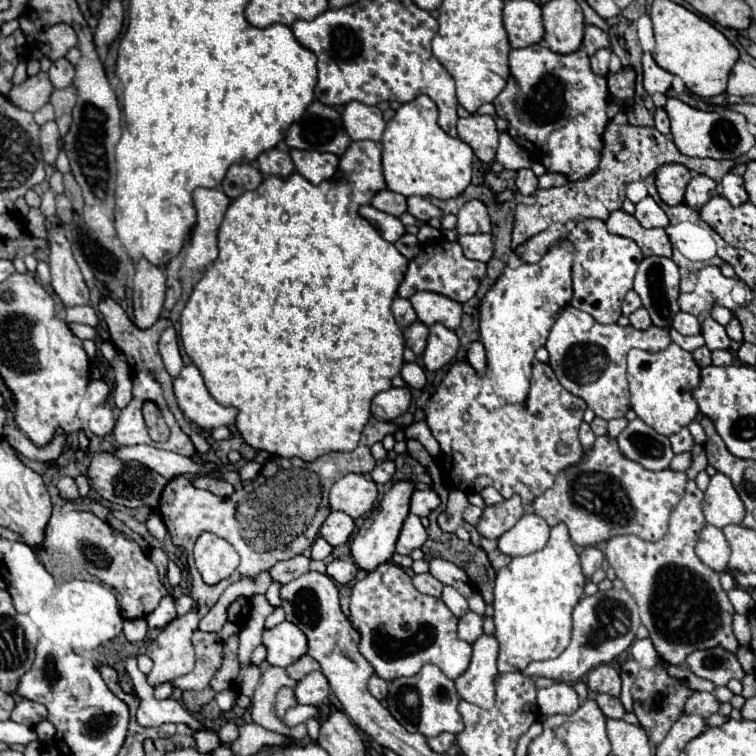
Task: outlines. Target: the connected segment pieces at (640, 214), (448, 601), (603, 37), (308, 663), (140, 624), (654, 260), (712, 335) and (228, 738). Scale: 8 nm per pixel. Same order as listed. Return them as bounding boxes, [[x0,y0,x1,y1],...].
[[635,196,669,228],[441,586,469,618],[583,26,609,56],[287,656,319,680],[123,618,147,642],[635,256,679,328],[703,316,731,350],[219,724,239,744]]

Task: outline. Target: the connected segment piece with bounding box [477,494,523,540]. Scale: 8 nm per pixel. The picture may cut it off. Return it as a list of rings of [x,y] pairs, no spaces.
[[[515,494],[509,500],[503,500],[495,506],[487,506],[483,510],[483,516],[477,524],[477,532],[485,538],[497,540],[499,536],[503,536],[519,518],[523,516],[523,504],[521,498]]]

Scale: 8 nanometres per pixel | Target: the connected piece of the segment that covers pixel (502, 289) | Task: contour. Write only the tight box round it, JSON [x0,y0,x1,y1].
[479,242,573,402]

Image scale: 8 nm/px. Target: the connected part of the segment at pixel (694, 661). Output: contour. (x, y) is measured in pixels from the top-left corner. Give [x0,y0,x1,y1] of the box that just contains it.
[687,648,745,686]

